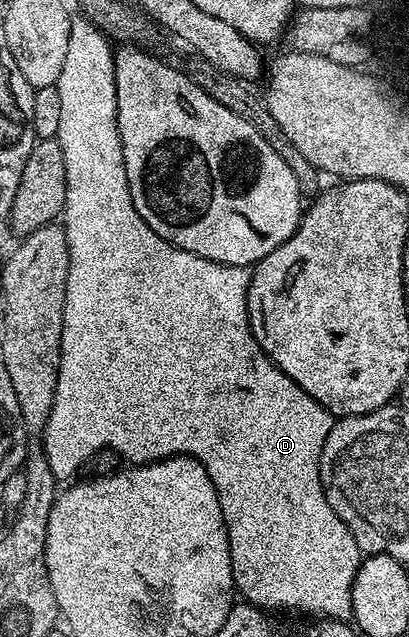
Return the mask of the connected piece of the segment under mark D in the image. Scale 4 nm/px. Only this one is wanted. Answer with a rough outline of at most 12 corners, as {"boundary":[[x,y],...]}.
{"boundary":[[71,21],[69,278],[41,447],[191,456],[256,608],[346,621],[330,412],[251,272],[137,214],[115,53]]}

